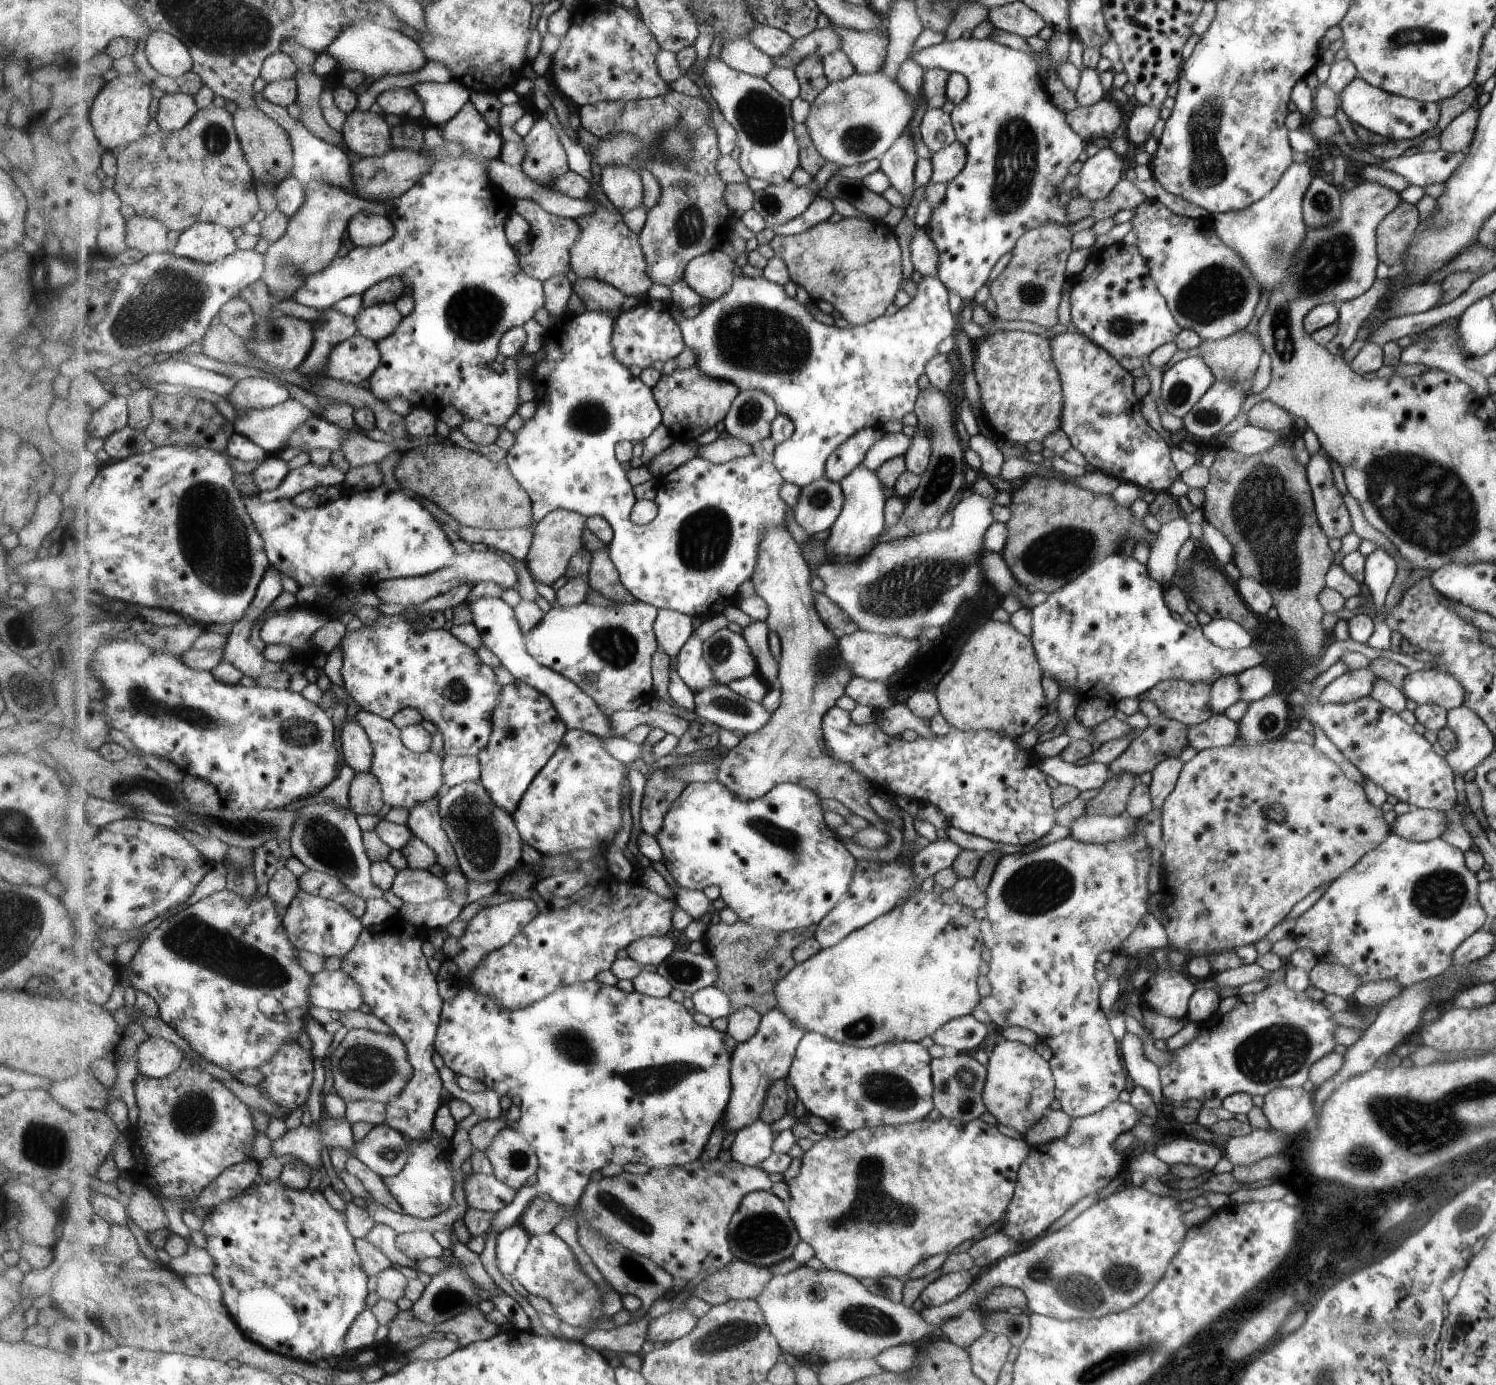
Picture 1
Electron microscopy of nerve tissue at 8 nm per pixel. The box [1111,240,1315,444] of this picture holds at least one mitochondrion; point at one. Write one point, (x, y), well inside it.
(1215, 292)

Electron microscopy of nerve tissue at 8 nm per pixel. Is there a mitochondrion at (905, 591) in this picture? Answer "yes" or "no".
yes

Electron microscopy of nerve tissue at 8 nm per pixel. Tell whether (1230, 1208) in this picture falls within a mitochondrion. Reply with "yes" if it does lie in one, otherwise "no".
no

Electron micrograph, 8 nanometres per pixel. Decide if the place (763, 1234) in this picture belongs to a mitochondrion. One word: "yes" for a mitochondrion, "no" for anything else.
yes

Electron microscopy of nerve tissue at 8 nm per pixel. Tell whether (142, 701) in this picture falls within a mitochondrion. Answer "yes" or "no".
yes

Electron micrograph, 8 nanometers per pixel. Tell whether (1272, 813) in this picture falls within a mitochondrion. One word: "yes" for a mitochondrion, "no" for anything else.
yes

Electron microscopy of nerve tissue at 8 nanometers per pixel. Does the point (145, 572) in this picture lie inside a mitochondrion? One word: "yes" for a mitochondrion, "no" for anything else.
no

